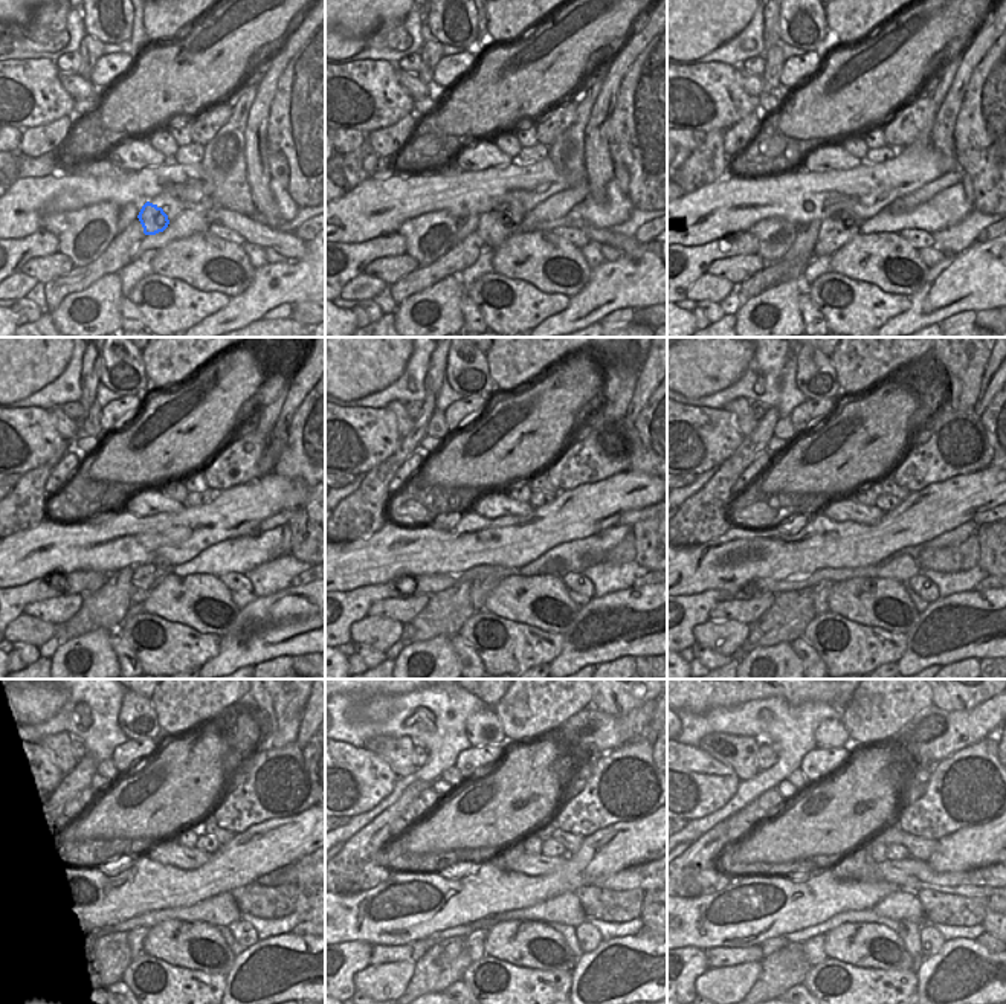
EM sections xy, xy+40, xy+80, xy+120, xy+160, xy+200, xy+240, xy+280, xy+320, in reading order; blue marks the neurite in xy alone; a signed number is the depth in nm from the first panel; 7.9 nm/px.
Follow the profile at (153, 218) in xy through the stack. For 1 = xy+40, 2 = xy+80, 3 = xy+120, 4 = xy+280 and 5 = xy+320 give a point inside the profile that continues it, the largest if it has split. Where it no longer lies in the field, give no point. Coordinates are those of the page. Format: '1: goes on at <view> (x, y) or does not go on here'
1: goes on at xy+40 (495, 228)
2: goes on at xy+80 (834, 232)
3: goes on at xy+120 (145, 577)
4: goes on at xy+280 (475, 940)
5: goes on at xy+320 (814, 948)

